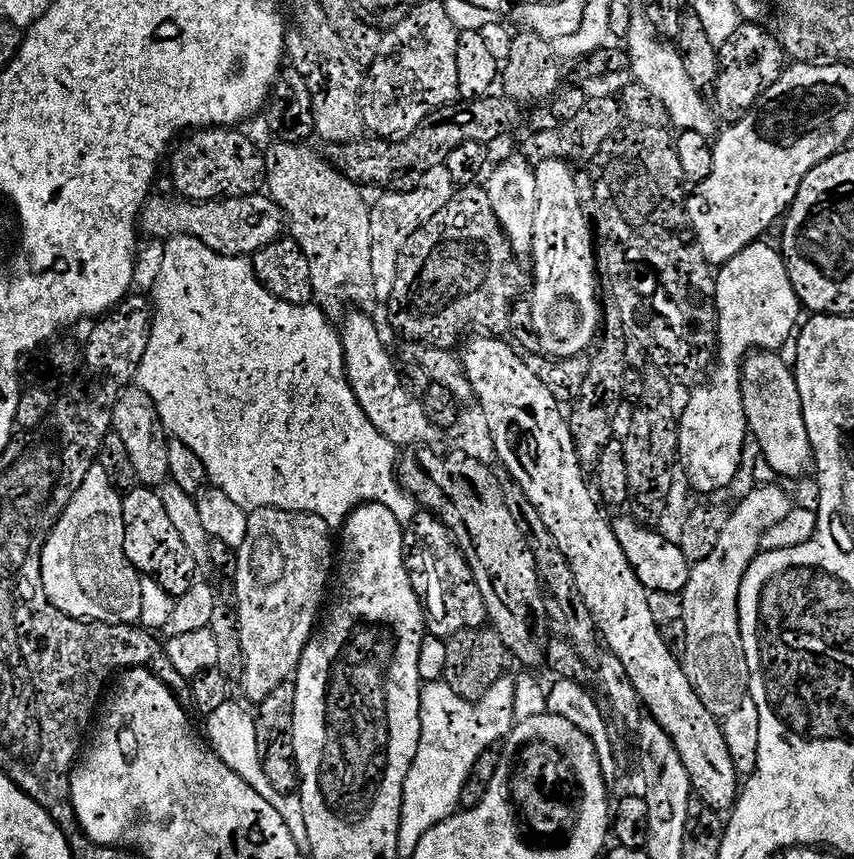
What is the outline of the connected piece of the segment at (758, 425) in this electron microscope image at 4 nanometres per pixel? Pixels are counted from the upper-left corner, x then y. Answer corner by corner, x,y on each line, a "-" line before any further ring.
754,354
745,361
742,369
740,389
744,413
748,419
751,439
756,440
764,460
780,476
796,480
809,475
813,467
810,434
802,414
802,402
798,394
796,378
791,367
788,368
776,354

